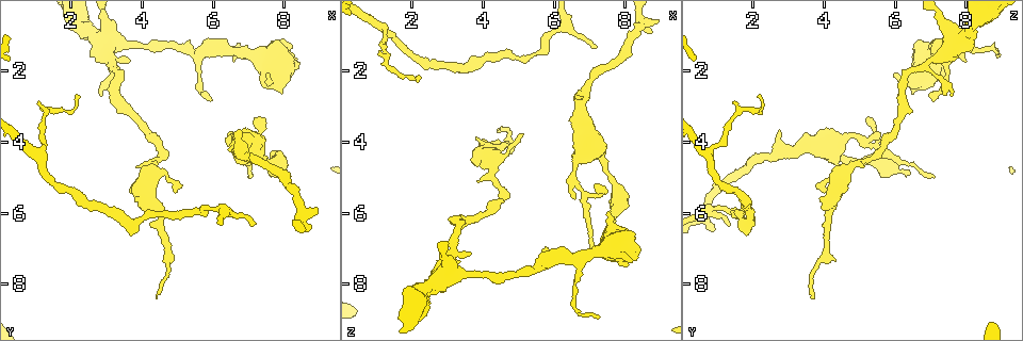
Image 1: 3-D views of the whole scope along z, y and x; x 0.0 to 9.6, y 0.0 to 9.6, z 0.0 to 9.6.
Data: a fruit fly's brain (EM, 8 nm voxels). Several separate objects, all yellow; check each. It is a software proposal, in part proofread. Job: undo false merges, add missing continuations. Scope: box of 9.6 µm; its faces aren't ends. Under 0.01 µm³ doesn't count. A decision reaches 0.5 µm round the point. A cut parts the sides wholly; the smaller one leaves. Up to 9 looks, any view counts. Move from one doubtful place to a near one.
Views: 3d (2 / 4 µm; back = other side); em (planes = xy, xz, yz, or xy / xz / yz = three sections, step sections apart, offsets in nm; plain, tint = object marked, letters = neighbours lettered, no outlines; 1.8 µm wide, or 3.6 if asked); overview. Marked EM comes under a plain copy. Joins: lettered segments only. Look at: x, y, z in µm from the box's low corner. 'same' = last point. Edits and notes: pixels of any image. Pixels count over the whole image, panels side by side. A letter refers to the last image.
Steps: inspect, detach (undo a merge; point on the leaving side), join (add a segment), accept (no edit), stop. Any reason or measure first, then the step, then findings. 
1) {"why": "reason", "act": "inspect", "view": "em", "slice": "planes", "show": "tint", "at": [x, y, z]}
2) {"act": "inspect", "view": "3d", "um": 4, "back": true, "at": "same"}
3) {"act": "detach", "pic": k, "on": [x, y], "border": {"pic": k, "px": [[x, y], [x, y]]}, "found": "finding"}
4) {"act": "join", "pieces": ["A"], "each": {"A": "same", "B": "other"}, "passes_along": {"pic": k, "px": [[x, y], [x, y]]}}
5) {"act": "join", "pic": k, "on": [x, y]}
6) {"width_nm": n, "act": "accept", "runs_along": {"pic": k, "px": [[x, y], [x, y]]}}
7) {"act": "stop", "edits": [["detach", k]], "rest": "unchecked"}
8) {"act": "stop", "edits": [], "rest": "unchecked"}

{"why": "arms part here", "act": "inspect", "view": "3d", "um": 4, "back": true, "at": [5.55, 1.60, 7.40]}

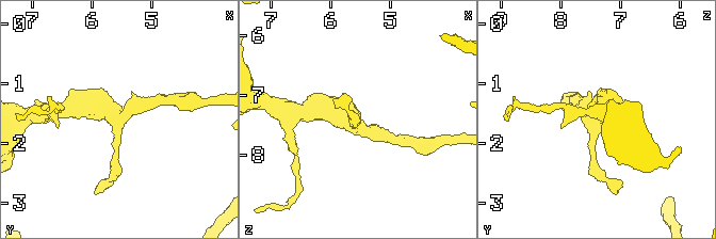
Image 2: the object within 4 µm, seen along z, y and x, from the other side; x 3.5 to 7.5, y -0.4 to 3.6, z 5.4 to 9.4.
{"arms": 3, "why": "now the EM", "act": "inspect", "view": "em", "slice": "yz", "step": 4, "show": "tint", "at": [5.65, 1.60, 7.50]}

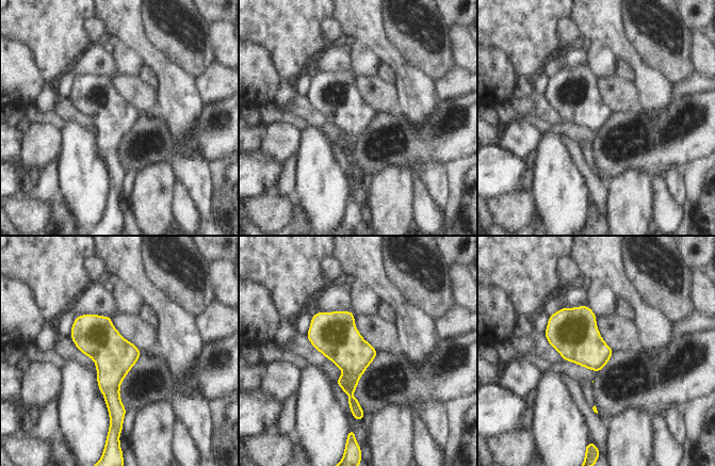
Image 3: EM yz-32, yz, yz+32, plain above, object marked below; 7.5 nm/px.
{"why": "cut it another way", "act": "inspect", "view": "em", "slice": "xy", "step": 16, "show": "letters", "at": "same"}

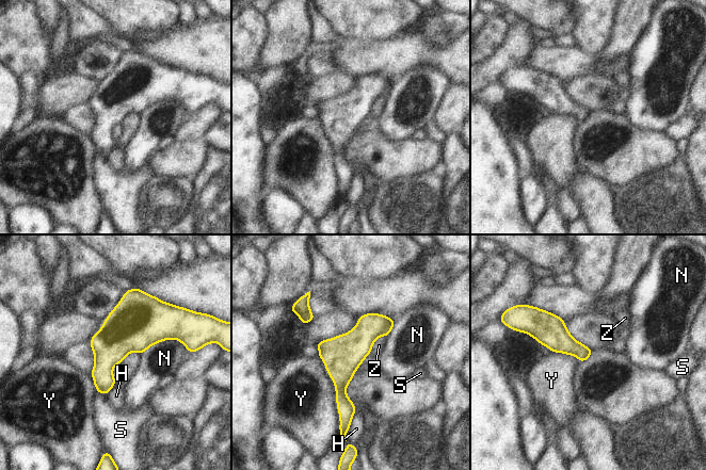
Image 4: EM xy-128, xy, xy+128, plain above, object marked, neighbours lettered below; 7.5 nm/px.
{"act": "accept", "each": {"H": "other", "N": "other", "S": "other", "Y": "other", "Z": "other"}, "border": {"pic": 4, "px": [[387, 335], [378, 337], [369, 353]]}, "found": "all the same cell"}

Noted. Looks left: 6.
{"why": "thin end", "act": "inspect", "view": "3d", "um": 4, "at": [7.25, 1.65, 8.95]}

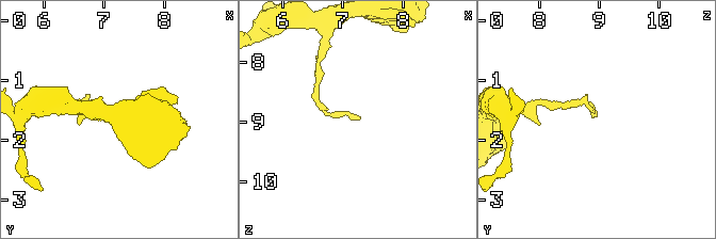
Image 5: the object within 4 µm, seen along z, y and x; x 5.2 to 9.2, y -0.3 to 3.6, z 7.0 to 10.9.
{"act": "inspect", "view": "em", "slice": "xy", "step": 16, "show": "letters", "at": [7.30, 1.65, 8.95]}

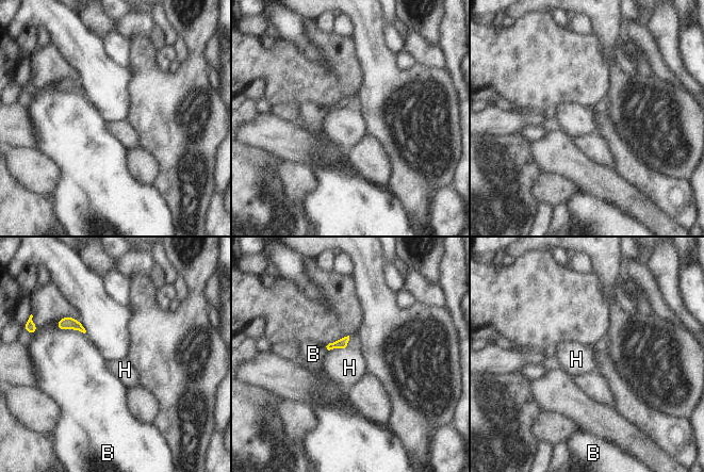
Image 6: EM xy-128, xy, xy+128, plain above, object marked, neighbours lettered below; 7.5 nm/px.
{"width_nm": 70, "act": "accept", "each": {"B": "other", "H": "other"}, "found": "no lettered segment goes on from it"}

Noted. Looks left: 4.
{"why": "sudden change in width", "act": "inspect", "view": "em", "um": 3.6, "slice": "planes", "show": "letters", "at": [6.85, 4.10, 5.50]}

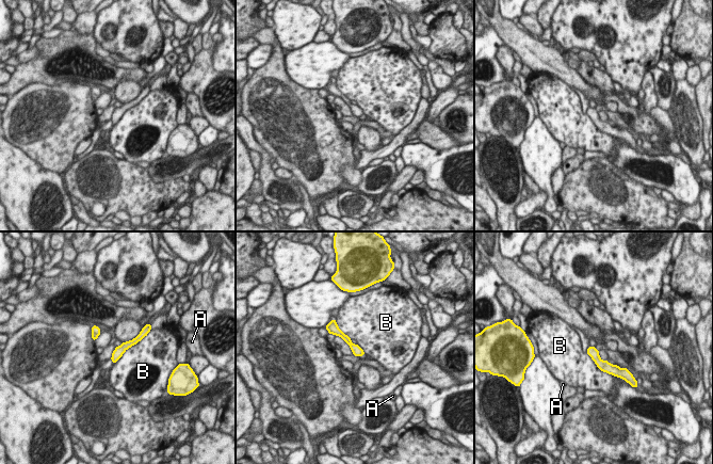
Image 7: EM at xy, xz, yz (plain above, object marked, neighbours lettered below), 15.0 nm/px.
{"width_nm": 140, "act": "accept", "each": {"A": "other", "B": "other"}, "runs_along": {"pic": 7, "px": [[142, 334], [125, 346], [114, 360]]}, "found": "continuous, no second cell"}

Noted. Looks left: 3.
{"why": "an open end", "act": "inspect", "view": "em", "slice": "planes", "show": "letters", "at": [7.20, 6.30, 1.35]}

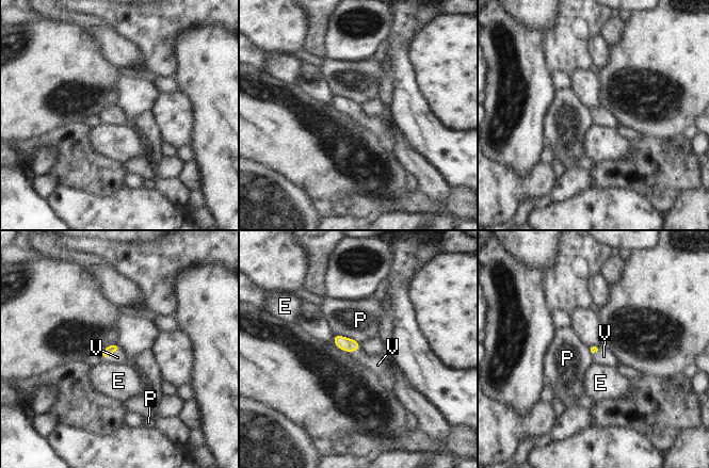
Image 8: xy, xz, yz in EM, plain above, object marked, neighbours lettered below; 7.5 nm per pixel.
{"act": "join", "pieces": ["V"], "each": {"E": "other", "P": "other", "V": "same"}, "passes_along": {"pic": 8, "px": [[108, 352], [111, 354], [117, 357]]}, "found": "it goes on there"}

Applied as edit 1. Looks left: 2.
{"act": "stop", "edits": [["join", 8]], "rest": "unchecked"}

